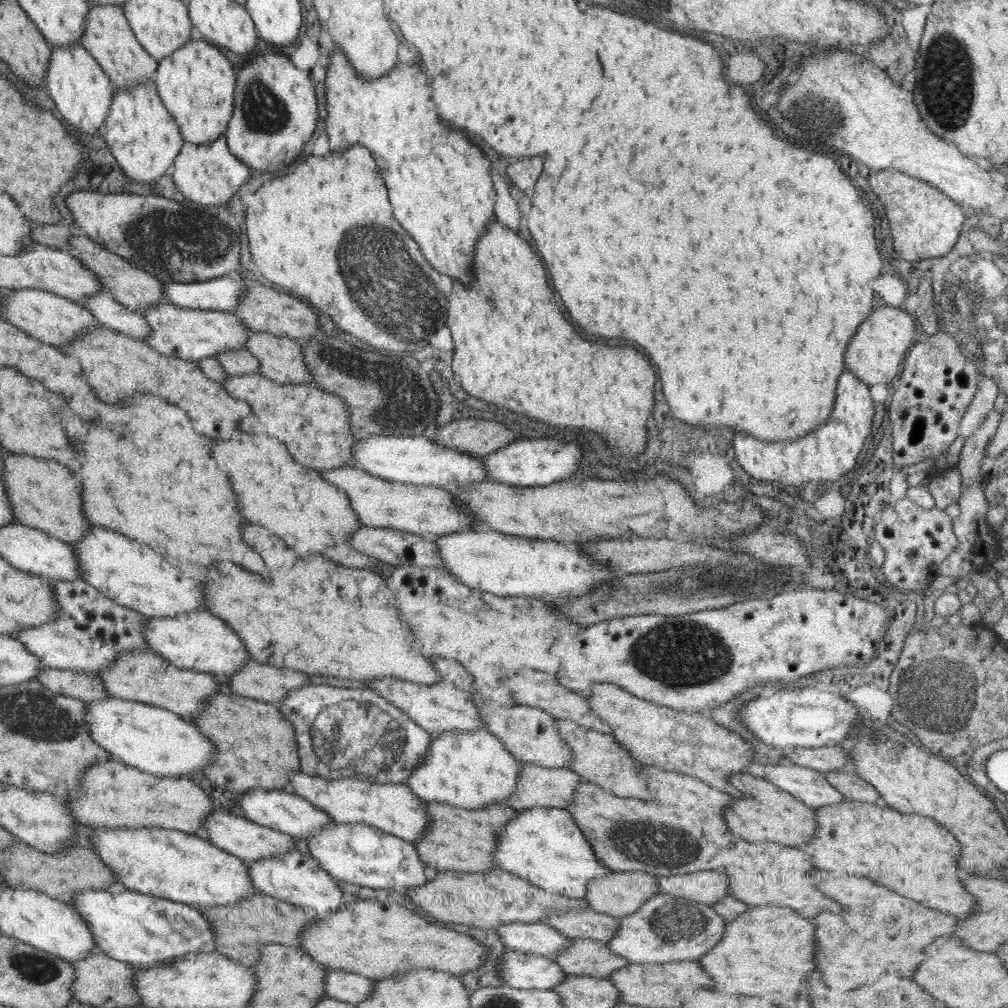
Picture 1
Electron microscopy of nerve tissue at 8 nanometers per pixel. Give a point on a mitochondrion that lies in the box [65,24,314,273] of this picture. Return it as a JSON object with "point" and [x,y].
{"point":[263,112]}

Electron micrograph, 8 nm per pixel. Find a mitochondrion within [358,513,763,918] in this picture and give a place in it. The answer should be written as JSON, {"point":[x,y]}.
{"point":[695,654]}

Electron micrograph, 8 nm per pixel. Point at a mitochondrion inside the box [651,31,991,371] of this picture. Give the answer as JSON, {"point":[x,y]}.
{"point":[947,86]}

